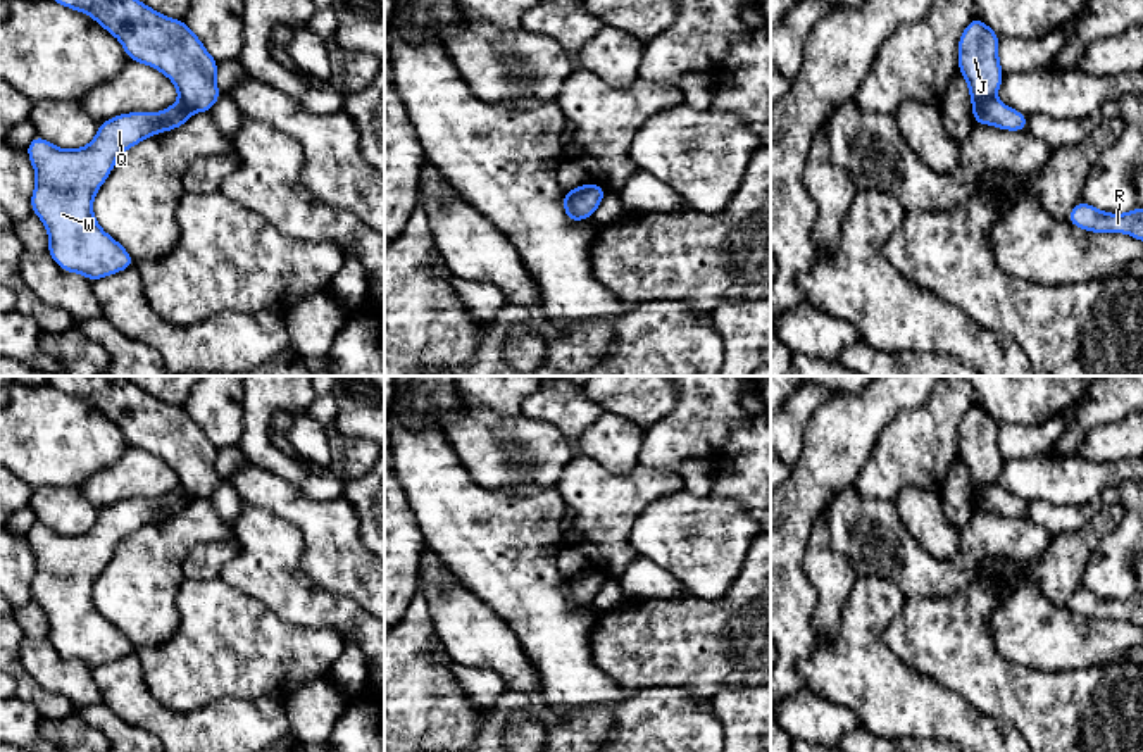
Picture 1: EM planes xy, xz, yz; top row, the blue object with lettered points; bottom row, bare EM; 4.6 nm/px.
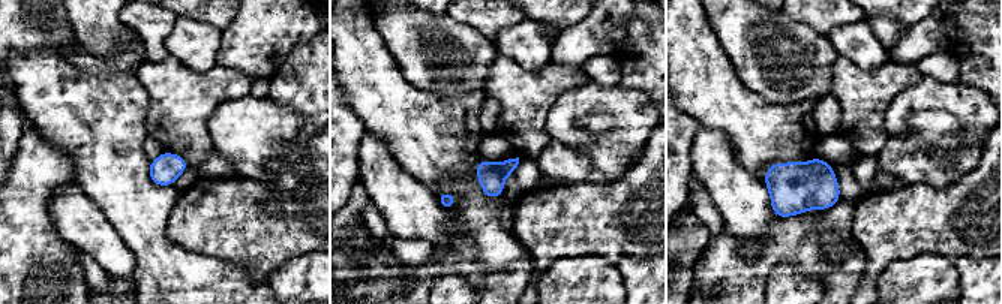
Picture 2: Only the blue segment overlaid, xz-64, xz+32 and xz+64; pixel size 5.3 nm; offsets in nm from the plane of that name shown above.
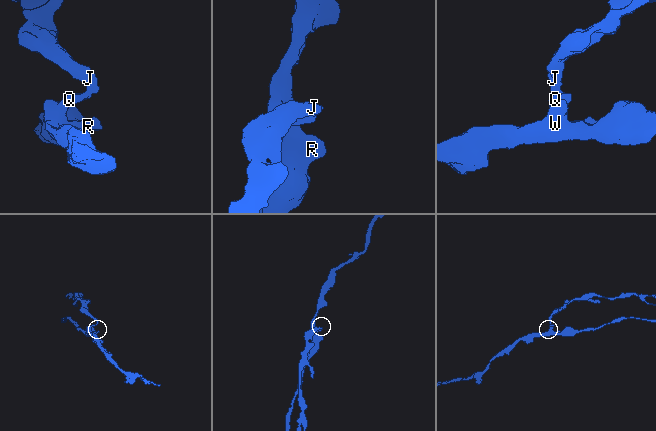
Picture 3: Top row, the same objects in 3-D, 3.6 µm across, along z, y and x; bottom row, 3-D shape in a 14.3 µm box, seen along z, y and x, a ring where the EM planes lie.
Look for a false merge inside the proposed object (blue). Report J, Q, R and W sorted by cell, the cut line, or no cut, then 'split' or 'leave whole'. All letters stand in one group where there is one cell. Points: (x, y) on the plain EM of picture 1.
groups J / Q R W; cut xz (568, 578), (568, 587), (580, 606); split

